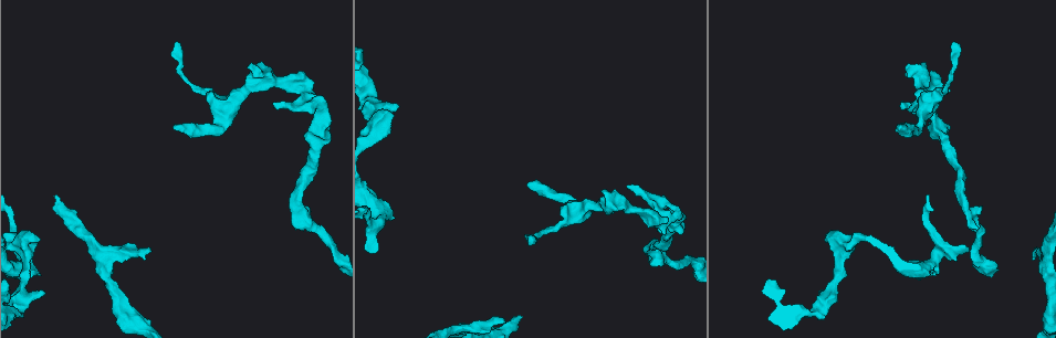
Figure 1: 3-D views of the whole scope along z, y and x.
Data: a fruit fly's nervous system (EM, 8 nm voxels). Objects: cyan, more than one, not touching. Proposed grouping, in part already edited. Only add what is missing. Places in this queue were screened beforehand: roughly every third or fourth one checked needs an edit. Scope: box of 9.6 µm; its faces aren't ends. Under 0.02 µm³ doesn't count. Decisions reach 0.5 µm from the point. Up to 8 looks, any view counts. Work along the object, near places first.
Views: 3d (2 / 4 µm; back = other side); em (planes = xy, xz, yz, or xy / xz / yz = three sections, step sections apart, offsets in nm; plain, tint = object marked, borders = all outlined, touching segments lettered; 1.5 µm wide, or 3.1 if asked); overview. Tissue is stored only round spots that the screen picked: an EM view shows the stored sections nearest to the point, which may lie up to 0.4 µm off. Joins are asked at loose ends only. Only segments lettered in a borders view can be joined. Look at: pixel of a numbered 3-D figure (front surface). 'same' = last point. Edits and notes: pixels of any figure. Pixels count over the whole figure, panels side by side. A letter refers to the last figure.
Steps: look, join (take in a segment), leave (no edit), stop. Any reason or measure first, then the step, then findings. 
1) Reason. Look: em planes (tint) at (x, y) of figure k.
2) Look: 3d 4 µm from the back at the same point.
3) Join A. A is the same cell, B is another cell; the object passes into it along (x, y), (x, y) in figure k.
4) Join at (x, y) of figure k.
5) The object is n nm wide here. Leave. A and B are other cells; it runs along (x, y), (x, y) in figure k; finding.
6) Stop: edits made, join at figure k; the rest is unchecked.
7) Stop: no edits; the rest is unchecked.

Thin end. Look: 3d 2 µm at (175, 43) of figure 1.

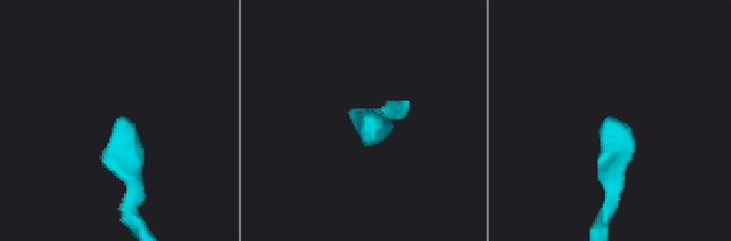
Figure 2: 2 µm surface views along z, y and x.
Shape alone is not enough. Look: em planes (tint) at (365, 118) of figure 2.

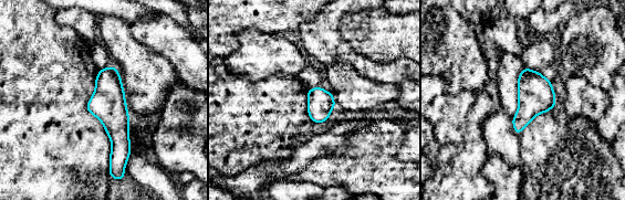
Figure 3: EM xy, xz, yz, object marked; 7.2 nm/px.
Look: em planes (borders) at the same point.

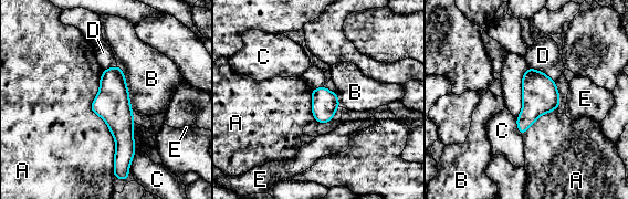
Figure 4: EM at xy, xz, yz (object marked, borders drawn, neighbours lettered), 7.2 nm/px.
Leave. A, B, C, D and E are other cells; none of them fits.

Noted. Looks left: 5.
Branch stops here. Look: em planes (borders) at (529, 184) of figure 1.

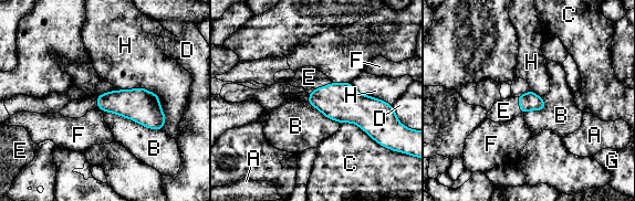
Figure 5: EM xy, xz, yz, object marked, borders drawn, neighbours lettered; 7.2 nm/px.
The longest contact is with B, 500 nm. Join E. E is the same cell, A, B, C, D, F, G and H are other cells; it goes on there.

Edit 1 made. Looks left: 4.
Look: overview.

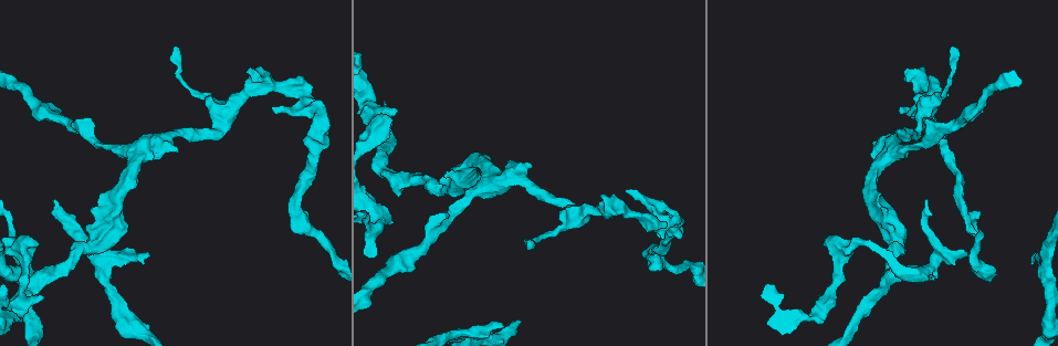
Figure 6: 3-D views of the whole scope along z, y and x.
An open end. Look: em planes (borders) at (371, 256) of figure 6.

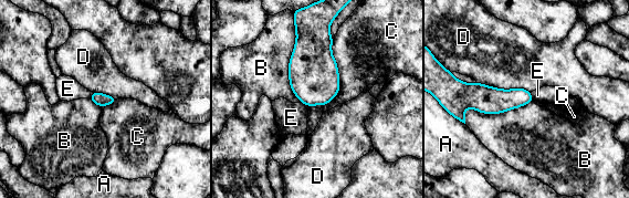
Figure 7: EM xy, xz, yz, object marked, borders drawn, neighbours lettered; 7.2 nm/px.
Leave. A, B, C, D and E are other cells; a border runs along (333, 38), (338, 92), (310, 106) in figure 7; none of them fits.

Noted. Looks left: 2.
Stop: edits made, join at figure 5; the rest is unchecked.

